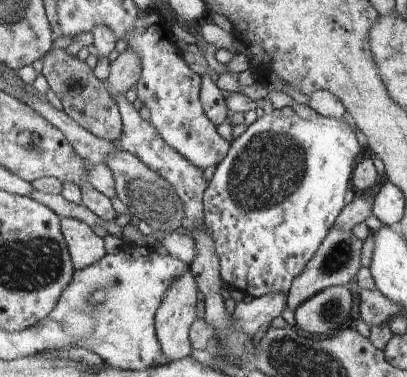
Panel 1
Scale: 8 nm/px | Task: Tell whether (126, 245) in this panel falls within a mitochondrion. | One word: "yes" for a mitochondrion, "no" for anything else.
no

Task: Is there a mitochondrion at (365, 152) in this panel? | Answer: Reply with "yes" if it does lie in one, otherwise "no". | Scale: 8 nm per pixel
no

